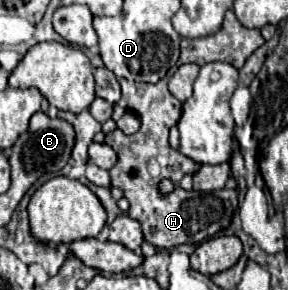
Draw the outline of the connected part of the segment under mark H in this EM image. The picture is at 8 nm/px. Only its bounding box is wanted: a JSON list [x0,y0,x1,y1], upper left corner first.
[105,78,237,248]

